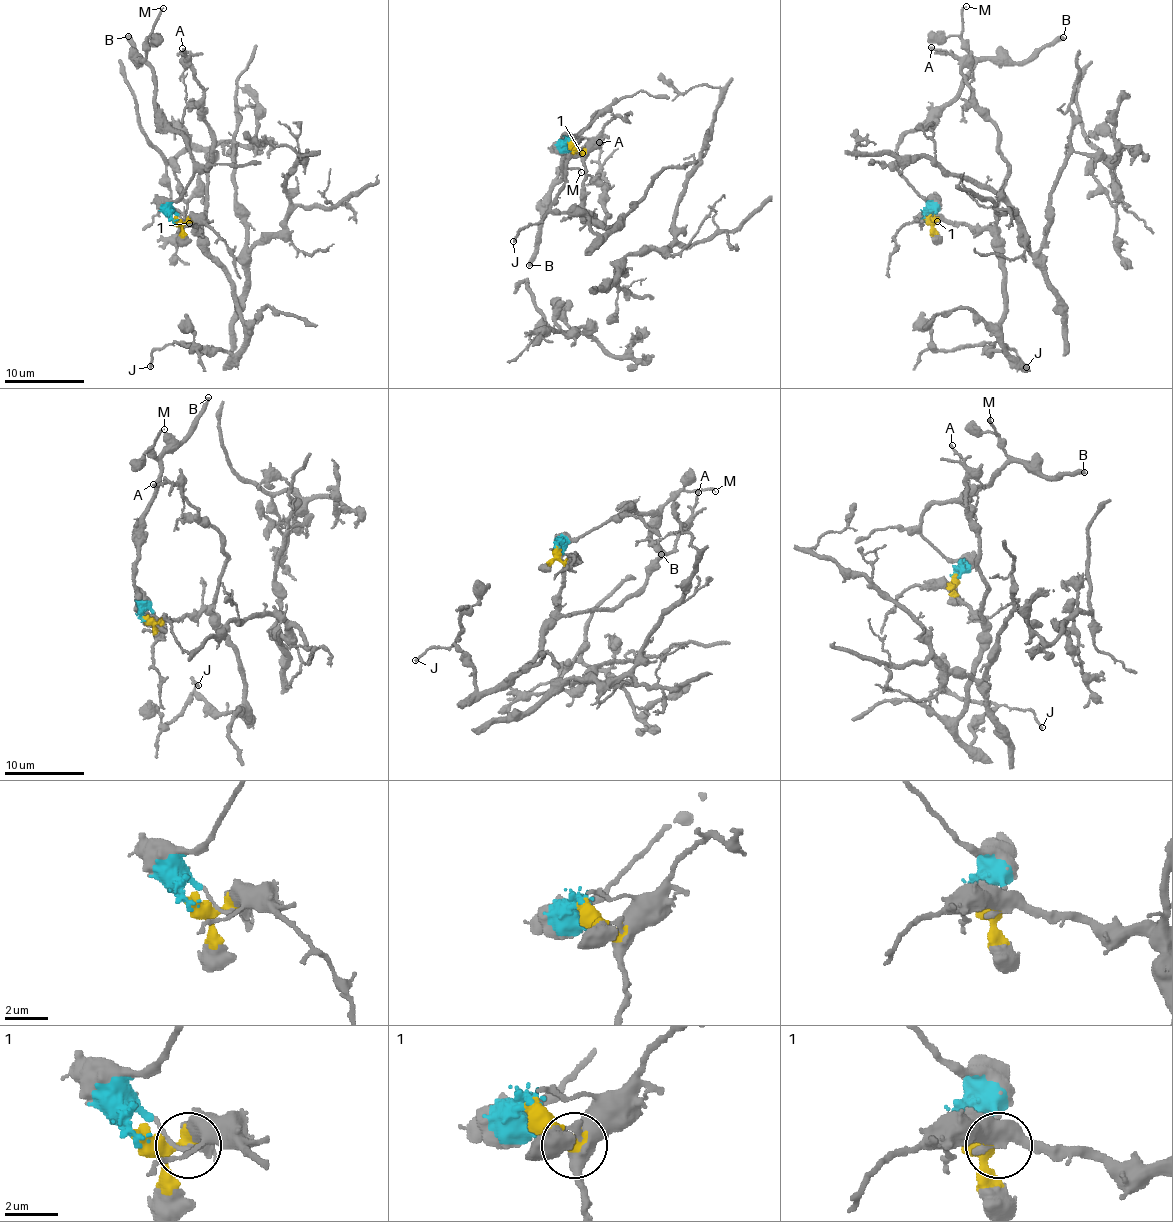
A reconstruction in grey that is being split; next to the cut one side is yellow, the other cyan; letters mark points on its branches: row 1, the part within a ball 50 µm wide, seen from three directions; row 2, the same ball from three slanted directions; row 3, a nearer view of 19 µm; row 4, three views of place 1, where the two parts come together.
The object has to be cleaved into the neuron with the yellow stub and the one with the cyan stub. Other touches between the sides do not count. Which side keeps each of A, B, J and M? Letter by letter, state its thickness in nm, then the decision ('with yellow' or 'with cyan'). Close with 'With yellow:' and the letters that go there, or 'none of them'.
A: 180 nm | with yellow
B: 400 nm | with cyan
J: 180 nm | with yellow
M: 150 nm | with cyan
With yellow: A, J

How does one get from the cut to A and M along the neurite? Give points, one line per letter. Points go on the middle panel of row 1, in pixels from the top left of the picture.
A: (570, 140), (583, 154), (584, 210), (599, 224), (609, 215), (600, 141)
M: (570, 140), (599, 112), (565, 155), (565, 174), (557, 179), (562, 167), (581, 172)

